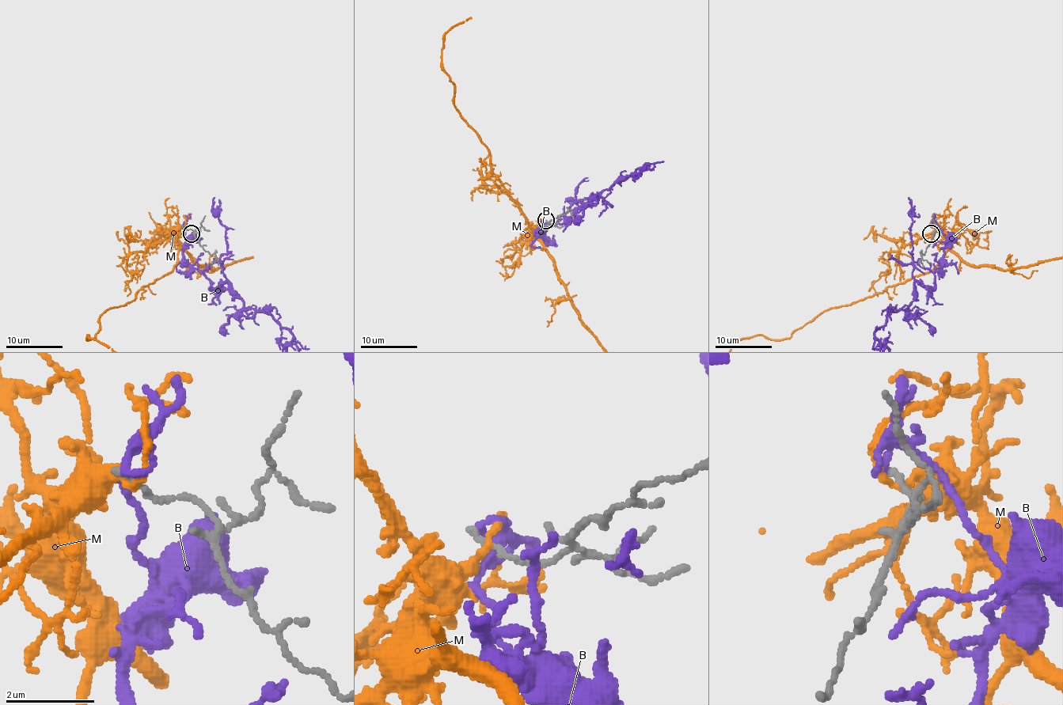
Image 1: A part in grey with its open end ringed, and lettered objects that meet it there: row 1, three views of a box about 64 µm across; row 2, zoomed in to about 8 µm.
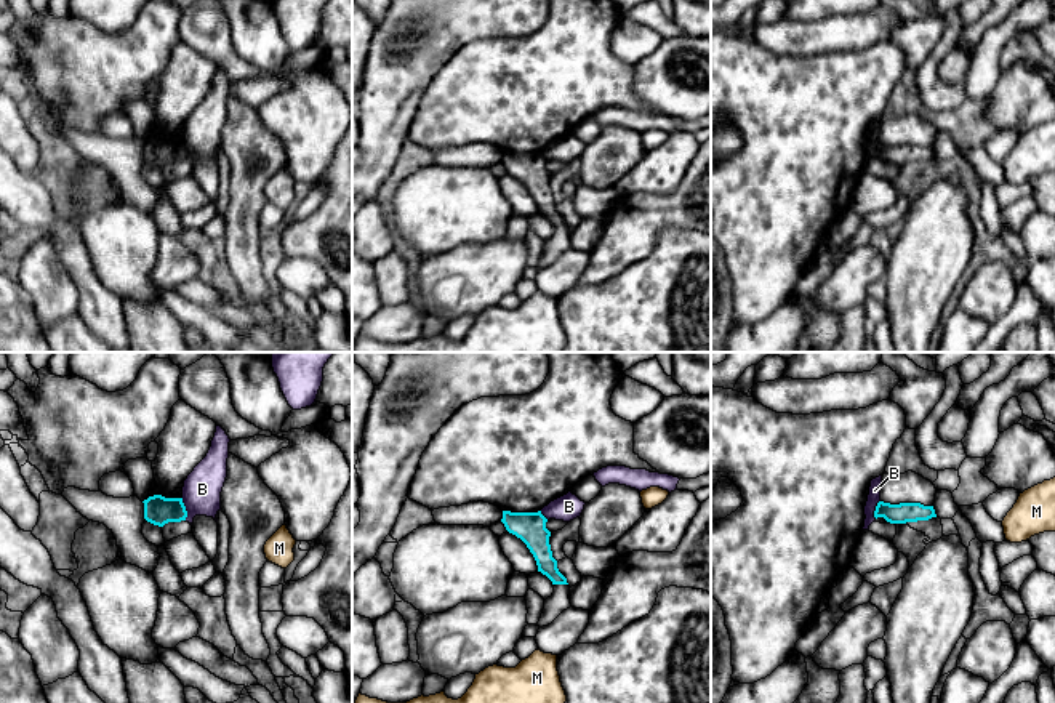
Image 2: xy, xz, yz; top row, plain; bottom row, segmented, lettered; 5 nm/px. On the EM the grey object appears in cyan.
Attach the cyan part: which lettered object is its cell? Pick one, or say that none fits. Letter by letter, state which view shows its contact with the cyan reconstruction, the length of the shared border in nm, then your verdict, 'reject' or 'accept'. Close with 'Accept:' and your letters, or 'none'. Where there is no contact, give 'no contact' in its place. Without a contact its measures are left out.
B: meets cyan in xy; contact 110 nm long; reject
M: no contact; reject
Accept: none

